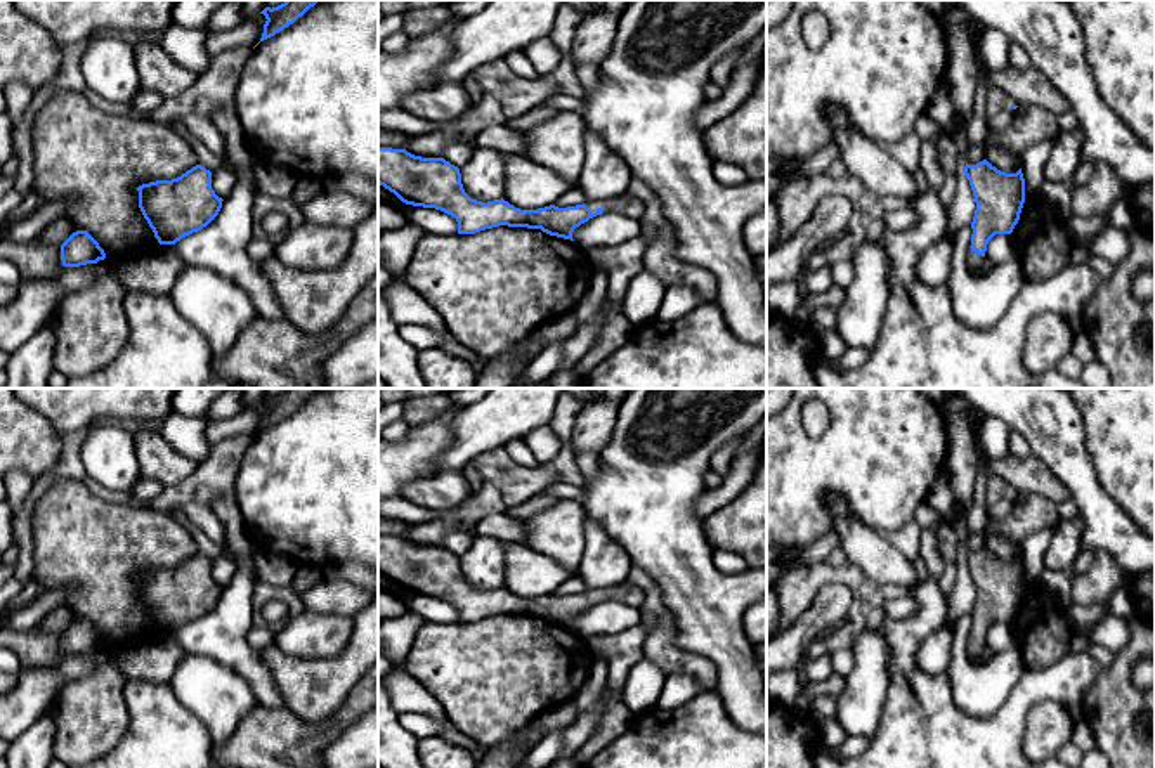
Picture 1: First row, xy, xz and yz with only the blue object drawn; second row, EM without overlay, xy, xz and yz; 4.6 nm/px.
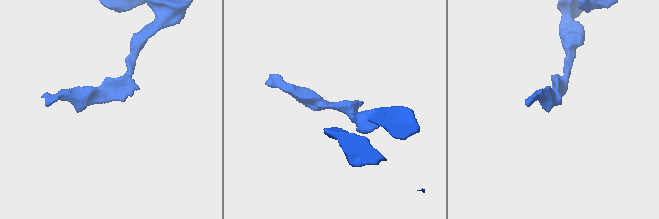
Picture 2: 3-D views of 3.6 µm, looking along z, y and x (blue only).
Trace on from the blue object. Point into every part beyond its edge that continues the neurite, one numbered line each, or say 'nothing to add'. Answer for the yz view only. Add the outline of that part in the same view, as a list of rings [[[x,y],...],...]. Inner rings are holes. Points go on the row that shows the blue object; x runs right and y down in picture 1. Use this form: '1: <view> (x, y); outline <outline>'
1: yz (973, 259); outline [[[969,248],[966,262],[971,274],[982,265],[983,258],[985,257],[978,255]]]

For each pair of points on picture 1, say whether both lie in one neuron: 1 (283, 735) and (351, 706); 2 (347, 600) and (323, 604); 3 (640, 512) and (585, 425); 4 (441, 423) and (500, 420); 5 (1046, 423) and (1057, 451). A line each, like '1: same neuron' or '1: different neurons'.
1: same neuron
2: same neuron
3: different neurons
4: different neurons
5: same neuron

